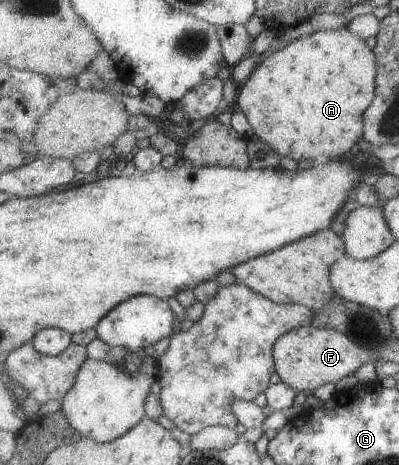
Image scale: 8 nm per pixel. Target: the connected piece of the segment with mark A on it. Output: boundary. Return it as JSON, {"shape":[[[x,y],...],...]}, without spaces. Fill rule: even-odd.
{"shape":[[[348,27],[338,30],[319,30],[310,36],[297,38],[281,50],[265,54],[254,67],[247,80],[238,85],[237,103],[235,108],[241,109],[247,115],[256,134],[268,143],[281,157],[290,157],[295,161],[320,162],[337,159],[337,157],[350,157],[357,149],[358,141],[365,135],[365,112],[372,106],[377,91],[377,57],[375,52],[367,46],[365,40]]]}

